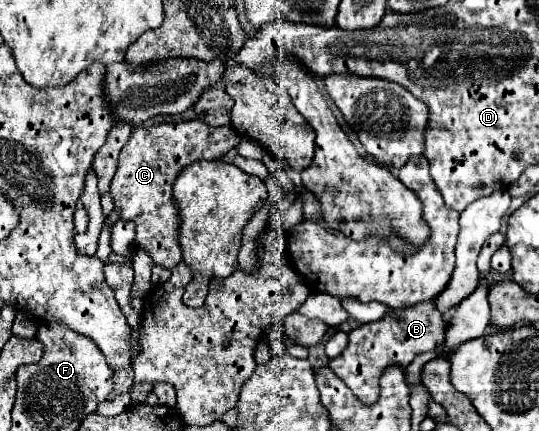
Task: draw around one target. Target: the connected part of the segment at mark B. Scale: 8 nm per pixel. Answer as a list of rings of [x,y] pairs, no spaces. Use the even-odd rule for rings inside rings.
[[[434,300],[416,304],[412,308],[394,310],[392,316],[386,316],[378,322],[362,324],[352,330],[348,334],[348,346],[338,358],[330,360],[330,368],[338,378],[344,380],[344,384],[354,392],[356,398],[360,398],[364,404],[374,404],[380,396],[378,378],[382,376],[384,368],[390,364],[400,364],[402,368],[406,368],[420,352],[444,346],[444,332],[446,328],[442,322],[442,314],[436,310]]]

